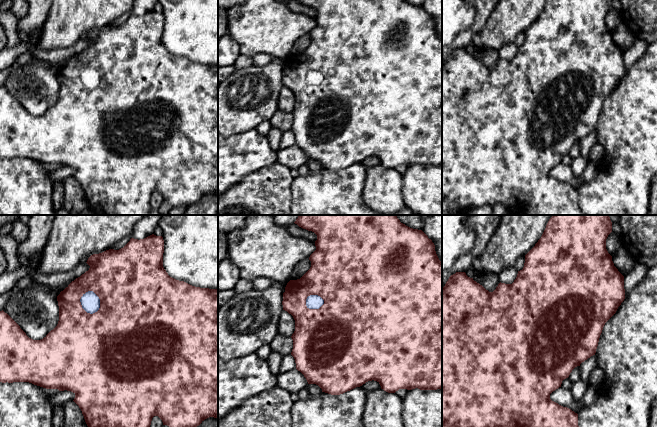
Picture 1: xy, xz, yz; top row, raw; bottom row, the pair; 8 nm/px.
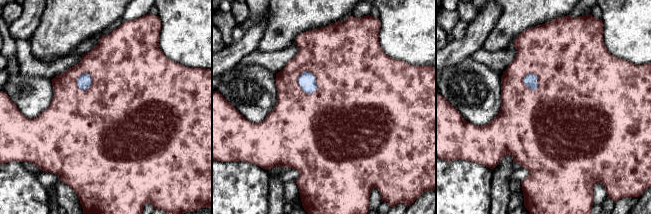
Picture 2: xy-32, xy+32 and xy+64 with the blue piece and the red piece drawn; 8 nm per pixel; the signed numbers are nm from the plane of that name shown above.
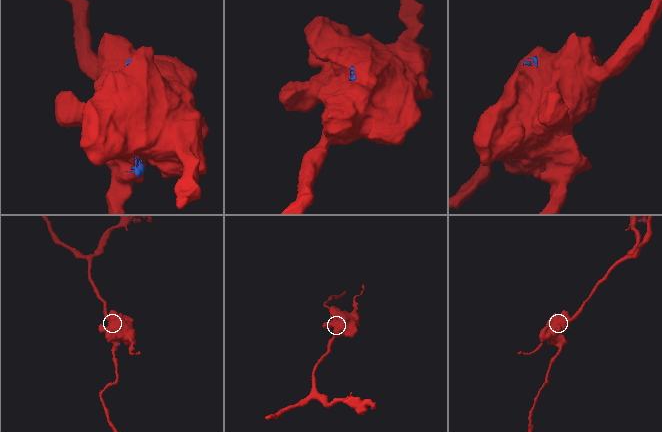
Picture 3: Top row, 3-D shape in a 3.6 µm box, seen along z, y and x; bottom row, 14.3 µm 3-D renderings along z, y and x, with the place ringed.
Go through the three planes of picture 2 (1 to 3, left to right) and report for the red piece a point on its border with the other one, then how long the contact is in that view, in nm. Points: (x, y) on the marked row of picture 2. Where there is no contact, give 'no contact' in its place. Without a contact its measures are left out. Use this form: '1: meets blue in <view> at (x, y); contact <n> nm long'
1: meets blue in xy-32 at (91, 81); contact 160 nm long
2: meets blue in xy+32 at (299, 85); contact 200 nm long
3: meets blue in xy+64 at (536, 80); contact 160 nm long

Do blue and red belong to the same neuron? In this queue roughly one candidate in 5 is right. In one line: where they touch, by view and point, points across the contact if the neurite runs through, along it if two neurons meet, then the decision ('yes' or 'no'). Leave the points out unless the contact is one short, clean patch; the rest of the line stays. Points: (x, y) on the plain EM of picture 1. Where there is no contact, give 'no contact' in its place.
xy (99, 77) | yes

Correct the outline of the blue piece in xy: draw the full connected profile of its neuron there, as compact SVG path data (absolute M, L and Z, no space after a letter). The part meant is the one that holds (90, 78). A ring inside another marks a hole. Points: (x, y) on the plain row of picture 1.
M154 10L144 15L131 14L121 25L91 31L89 46L72 57L57 72L59 97L43 115L29 114L3 86L0 87L0 158L29 158L46 165L71 167L94 215L150 215L152 194L158 192L172 207L196 204L209 193L218 194L218 65L200 64L168 51L163 43L164 16Z

